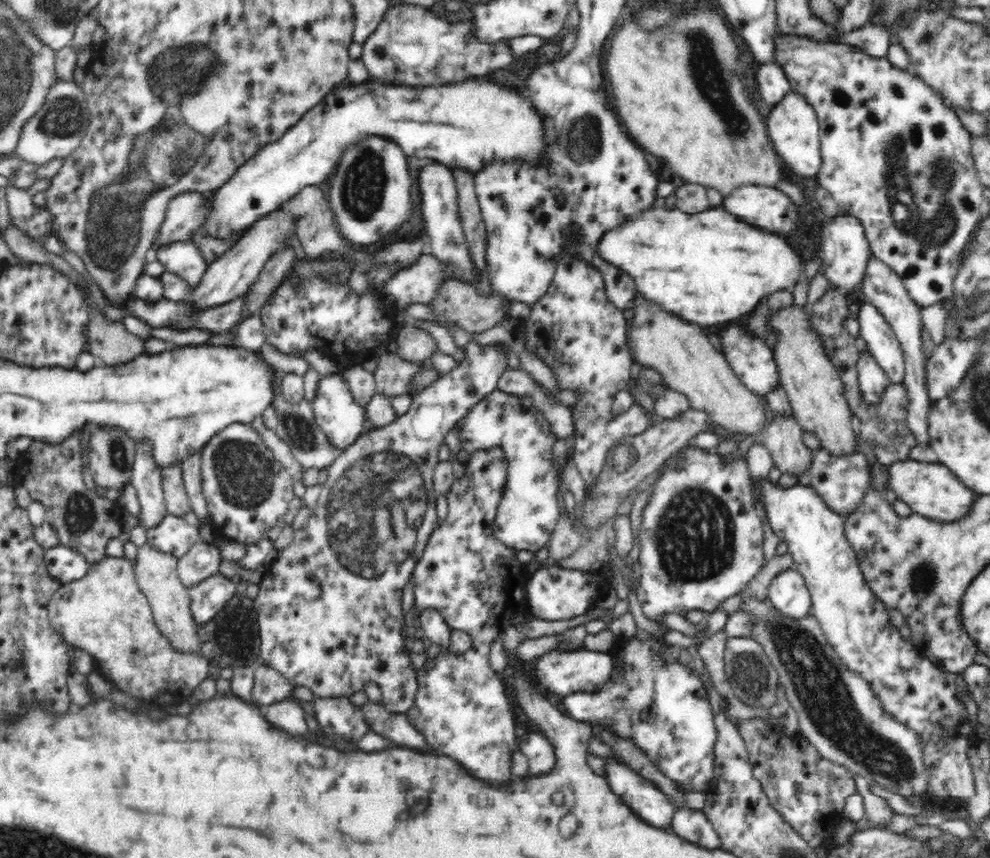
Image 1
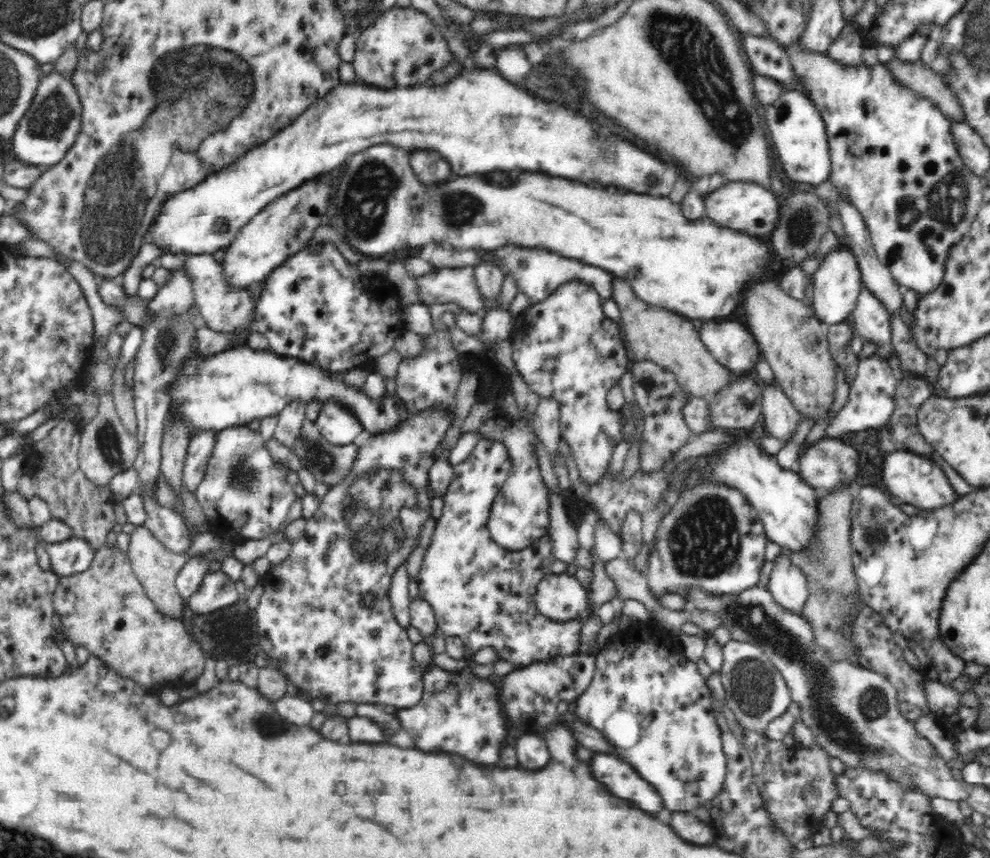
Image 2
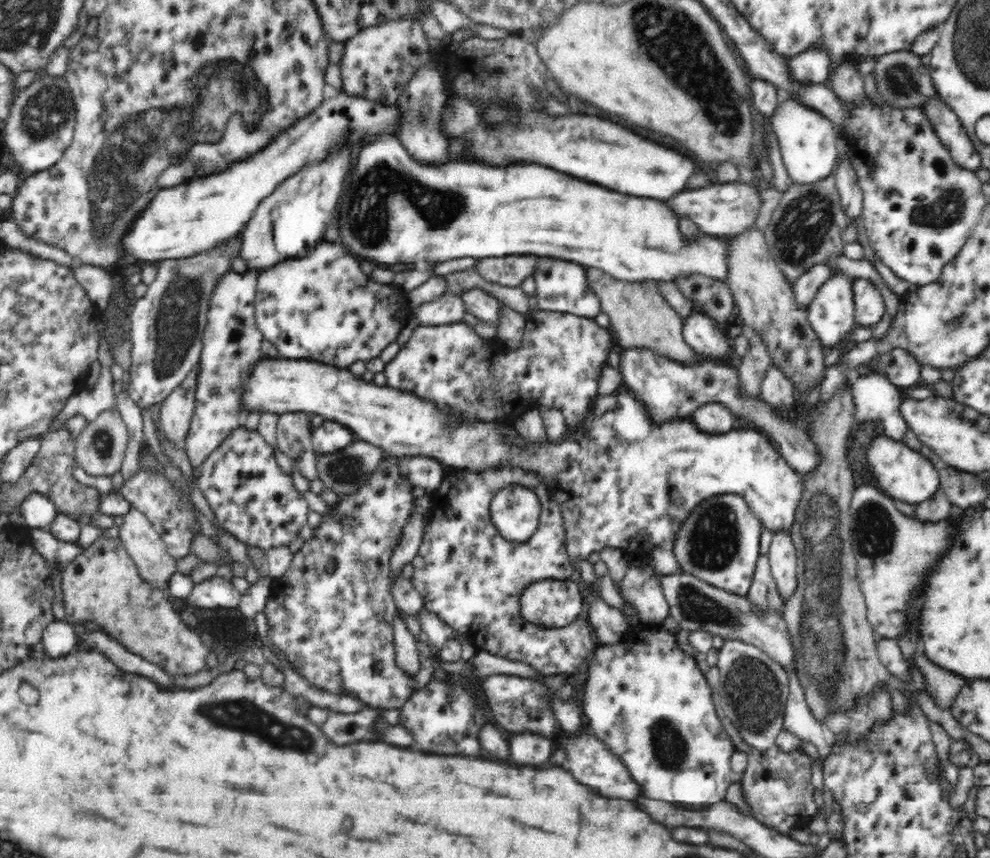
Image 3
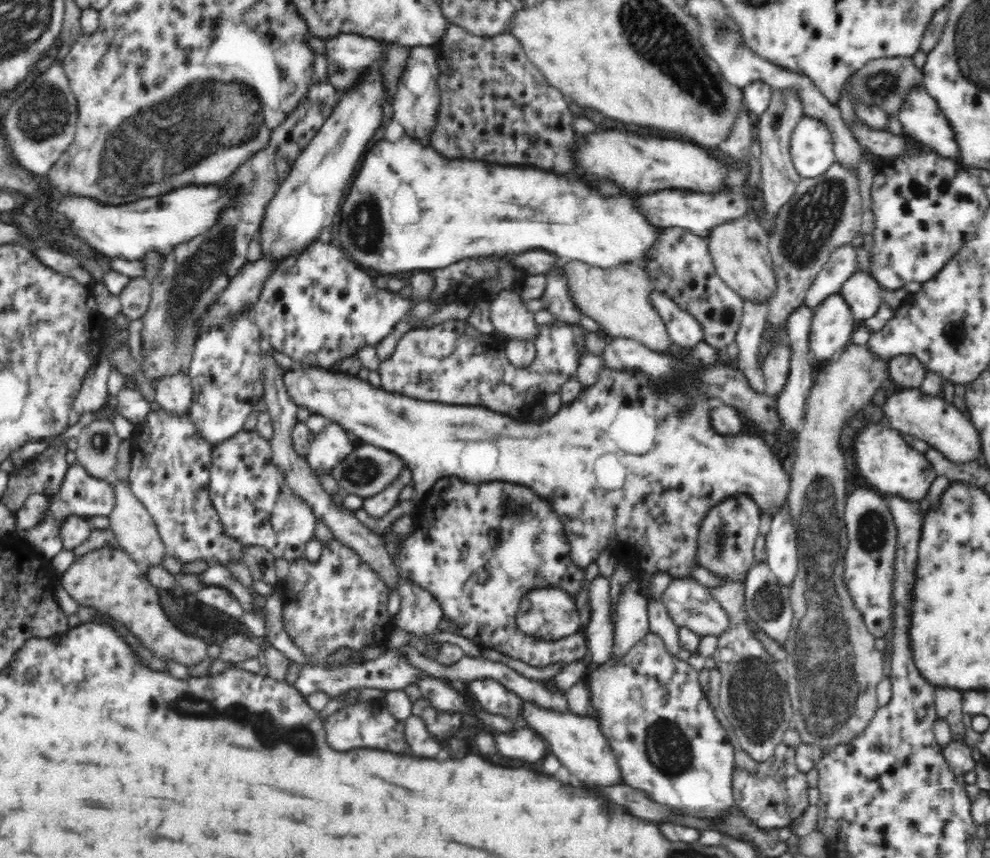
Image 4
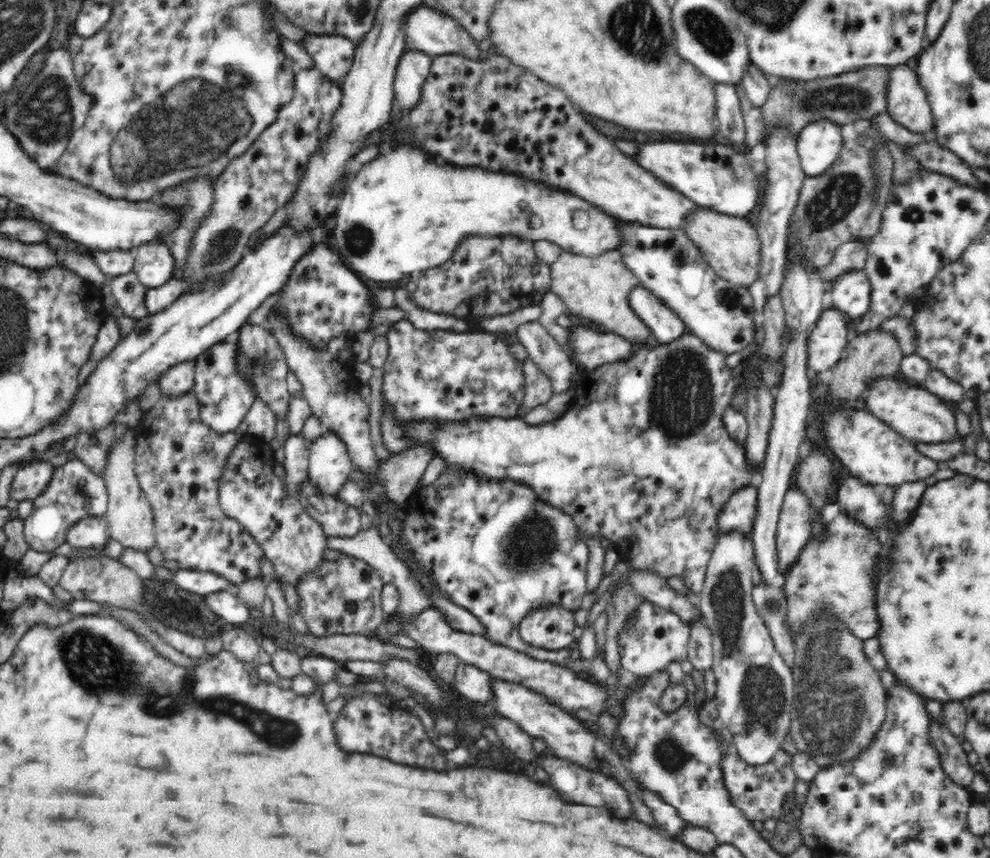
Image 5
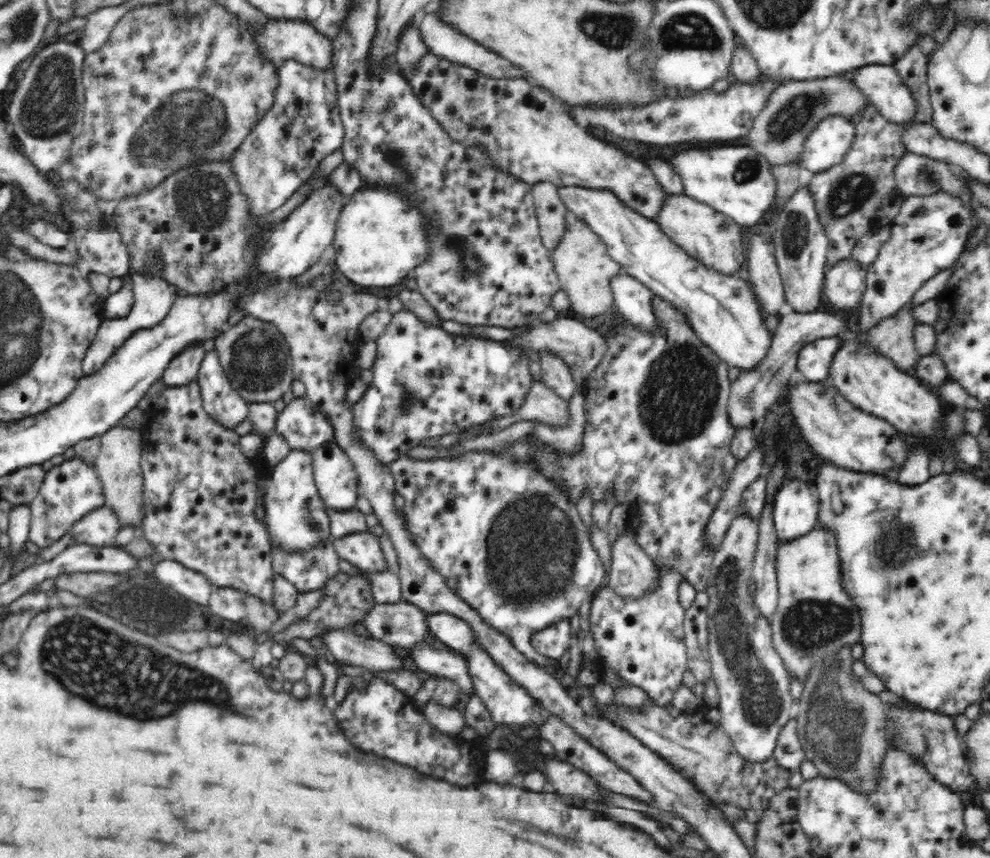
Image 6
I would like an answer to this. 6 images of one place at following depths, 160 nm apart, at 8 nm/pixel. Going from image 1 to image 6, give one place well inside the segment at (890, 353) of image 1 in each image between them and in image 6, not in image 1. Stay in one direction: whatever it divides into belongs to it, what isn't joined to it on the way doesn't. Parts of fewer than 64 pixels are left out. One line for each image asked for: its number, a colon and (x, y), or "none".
2: (871, 321)
3: (869, 305)
4: (860, 291)
5: (850, 290)
6: (844, 282)

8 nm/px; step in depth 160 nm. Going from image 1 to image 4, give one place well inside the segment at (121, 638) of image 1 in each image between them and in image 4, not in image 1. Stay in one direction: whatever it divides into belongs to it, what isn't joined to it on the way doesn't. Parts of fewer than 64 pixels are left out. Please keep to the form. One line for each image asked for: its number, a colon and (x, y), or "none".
2: (106, 610)
3: (102, 584)
4: (107, 579)

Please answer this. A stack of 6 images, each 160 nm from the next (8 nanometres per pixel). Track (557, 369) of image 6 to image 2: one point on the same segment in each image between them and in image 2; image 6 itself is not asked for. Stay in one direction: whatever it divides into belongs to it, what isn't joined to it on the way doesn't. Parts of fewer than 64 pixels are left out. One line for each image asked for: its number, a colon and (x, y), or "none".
2: (442, 285)
3: (476, 301)
4: (511, 319)
5: (544, 351)

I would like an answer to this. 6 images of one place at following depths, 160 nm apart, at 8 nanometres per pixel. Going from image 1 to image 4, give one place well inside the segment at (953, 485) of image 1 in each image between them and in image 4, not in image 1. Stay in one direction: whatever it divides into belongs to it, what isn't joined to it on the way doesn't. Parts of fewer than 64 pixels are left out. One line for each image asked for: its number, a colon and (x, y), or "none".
2: (915, 479)
3: (903, 473)
4: (884, 458)

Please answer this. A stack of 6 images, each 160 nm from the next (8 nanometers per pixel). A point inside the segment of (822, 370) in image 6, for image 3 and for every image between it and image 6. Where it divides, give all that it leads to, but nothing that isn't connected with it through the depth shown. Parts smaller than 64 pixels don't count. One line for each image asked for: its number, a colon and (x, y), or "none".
3: (831, 316)
4: (831, 330)
5: (824, 348)

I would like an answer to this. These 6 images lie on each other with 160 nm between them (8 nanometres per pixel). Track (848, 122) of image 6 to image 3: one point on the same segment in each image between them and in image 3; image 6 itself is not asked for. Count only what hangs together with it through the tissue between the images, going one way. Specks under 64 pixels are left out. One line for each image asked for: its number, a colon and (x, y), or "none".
3: (807, 139)
4: (812, 149)
5: (819, 145)

